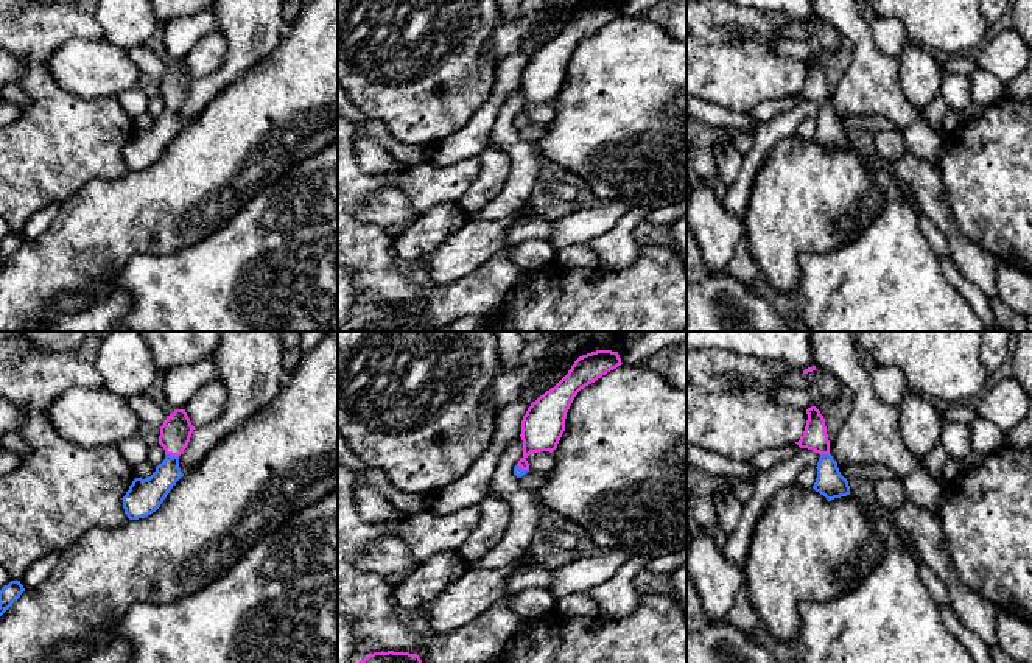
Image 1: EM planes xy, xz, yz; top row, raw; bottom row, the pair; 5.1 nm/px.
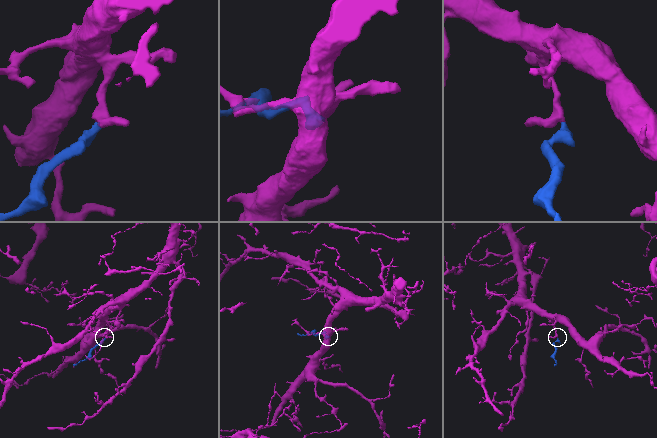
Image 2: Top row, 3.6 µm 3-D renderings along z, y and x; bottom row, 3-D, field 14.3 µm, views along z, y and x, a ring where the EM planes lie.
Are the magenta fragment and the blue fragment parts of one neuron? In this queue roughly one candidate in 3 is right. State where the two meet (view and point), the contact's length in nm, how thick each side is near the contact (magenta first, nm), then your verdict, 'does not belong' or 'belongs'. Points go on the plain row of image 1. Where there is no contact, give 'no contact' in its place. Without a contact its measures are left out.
xy (172, 106) | 80 nm | 160/180 nm | belongs

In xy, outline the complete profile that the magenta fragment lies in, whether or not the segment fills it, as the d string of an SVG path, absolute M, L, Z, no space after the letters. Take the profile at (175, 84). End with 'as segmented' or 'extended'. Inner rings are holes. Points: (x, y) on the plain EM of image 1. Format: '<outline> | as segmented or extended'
M174 61L160 78L159 95L165 110L149 129L135 129L123 148L123 160L129 171L139 171L156 163L173 137L184 128L179 107L187 100L195 78L185 61Z | extended

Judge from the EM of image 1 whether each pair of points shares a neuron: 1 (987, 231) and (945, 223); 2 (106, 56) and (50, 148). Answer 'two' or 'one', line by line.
1: two
2: two

